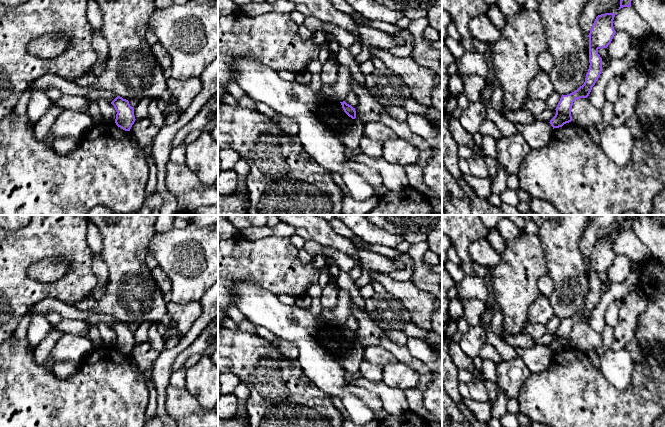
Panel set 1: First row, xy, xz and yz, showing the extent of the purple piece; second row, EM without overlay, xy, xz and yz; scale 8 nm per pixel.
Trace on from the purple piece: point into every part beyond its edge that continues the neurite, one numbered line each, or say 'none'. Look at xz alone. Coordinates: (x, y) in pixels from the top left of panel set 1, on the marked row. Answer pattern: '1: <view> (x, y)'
none

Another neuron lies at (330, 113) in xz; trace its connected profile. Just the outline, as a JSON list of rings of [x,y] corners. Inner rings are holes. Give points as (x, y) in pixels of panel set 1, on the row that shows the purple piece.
[[[324,99],[322,104],[317,106],[316,116],[329,130],[336,132],[347,132],[353,120],[344,112],[340,102],[328,99]]]

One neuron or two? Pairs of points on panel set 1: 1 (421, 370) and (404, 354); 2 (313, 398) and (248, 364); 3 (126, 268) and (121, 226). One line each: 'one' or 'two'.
1: one
2: one
3: one

